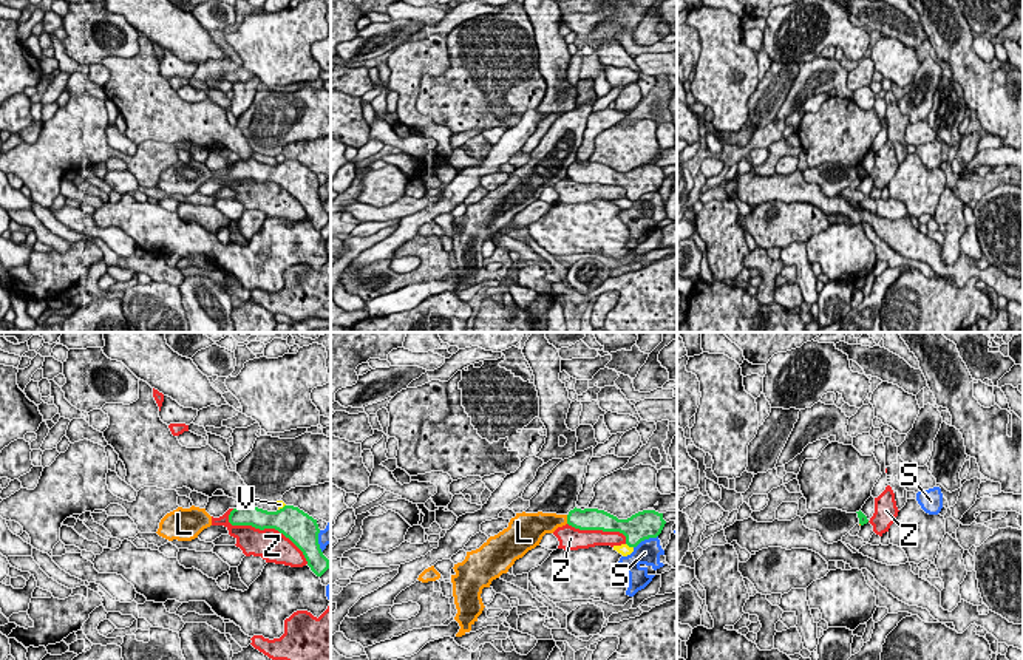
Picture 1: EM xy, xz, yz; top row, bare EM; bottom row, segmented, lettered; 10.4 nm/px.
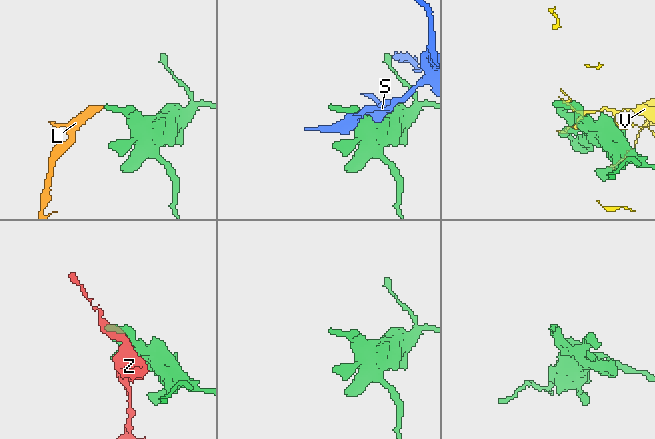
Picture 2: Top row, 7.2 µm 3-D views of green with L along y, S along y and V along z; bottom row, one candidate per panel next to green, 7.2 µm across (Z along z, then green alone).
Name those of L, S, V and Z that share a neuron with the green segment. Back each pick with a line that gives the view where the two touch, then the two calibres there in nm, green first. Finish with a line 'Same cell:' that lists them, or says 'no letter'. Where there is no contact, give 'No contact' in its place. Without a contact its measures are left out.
Same cell: no letter

